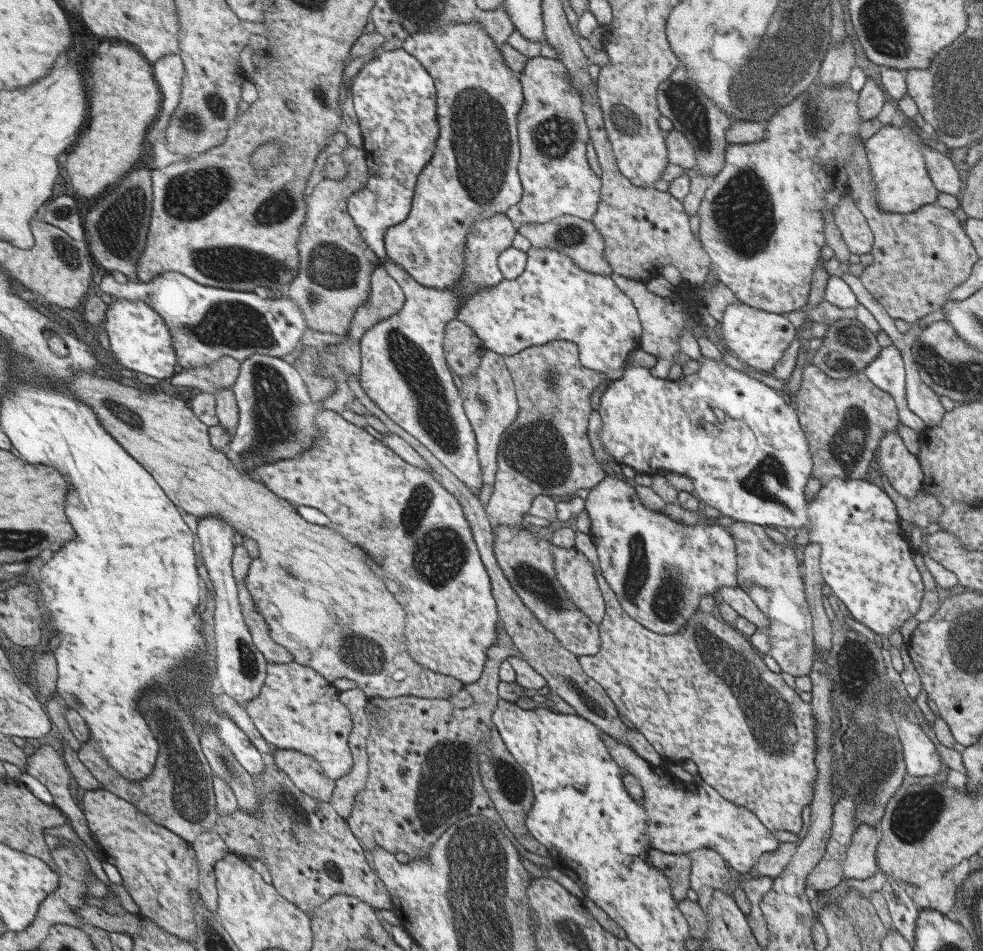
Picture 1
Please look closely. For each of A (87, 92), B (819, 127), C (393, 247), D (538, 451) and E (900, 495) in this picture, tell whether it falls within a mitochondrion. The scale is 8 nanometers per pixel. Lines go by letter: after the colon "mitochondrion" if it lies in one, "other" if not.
A: other
B: mitochondrion
C: other
D: mitochondrion
E: other

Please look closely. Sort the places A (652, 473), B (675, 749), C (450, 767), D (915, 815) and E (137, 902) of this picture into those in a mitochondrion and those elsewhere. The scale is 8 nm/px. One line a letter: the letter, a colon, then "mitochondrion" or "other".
A: other
B: other
C: mitochondrion
D: mitochondrion
E: other

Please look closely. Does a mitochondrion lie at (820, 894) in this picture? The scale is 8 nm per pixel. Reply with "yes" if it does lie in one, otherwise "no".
no

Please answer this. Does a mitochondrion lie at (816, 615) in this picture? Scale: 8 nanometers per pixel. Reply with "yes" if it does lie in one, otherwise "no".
no

